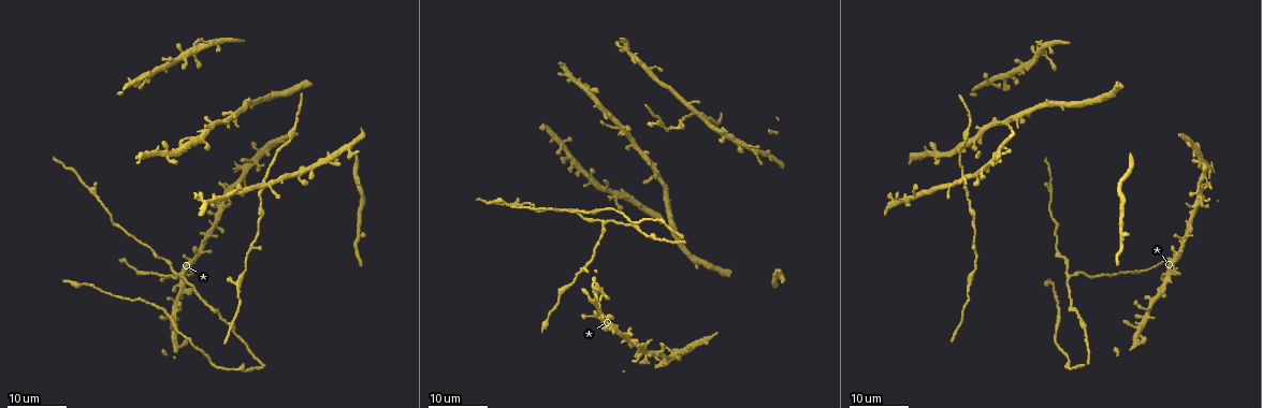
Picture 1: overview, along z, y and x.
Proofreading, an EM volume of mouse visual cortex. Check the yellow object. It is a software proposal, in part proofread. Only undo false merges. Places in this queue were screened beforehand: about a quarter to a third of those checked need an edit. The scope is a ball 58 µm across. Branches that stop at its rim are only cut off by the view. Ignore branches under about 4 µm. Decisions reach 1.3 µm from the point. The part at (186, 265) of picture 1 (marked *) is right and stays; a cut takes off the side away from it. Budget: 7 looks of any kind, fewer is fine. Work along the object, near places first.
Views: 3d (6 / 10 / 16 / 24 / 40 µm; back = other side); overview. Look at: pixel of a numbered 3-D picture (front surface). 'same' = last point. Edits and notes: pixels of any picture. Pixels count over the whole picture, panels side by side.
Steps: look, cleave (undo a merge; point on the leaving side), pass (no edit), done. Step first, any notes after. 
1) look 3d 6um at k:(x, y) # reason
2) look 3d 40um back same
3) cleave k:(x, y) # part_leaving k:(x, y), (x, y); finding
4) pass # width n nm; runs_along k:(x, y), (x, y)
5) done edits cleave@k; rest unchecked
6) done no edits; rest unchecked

look 3d 24um at 1:(267, 176) # two arms in line, one across

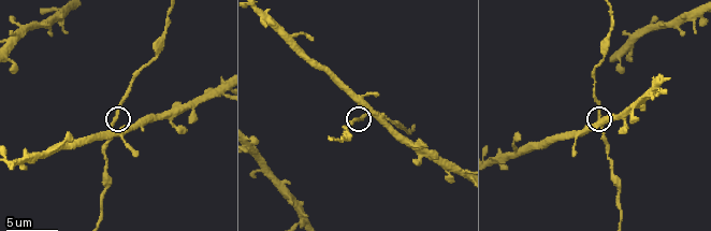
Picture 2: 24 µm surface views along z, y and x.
look 3d 10um at 2:(114, 118) # closer look

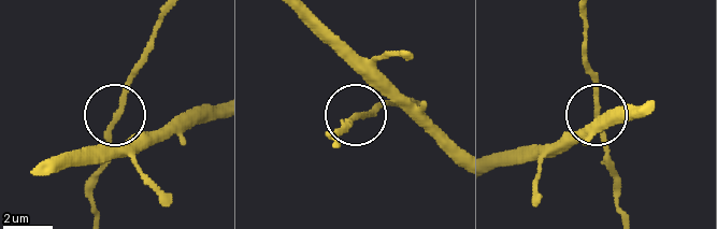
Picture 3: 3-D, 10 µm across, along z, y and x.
pass # arms 3; runs_along 3:(622, 213), (602, 152), (597, 90), (584, 48); all the same neuron

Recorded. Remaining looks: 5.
look 3d 16um at 1:(242, 282) # three arms meet

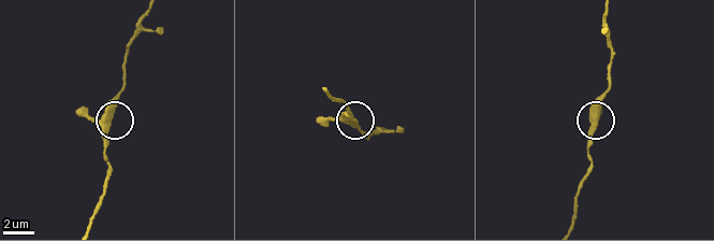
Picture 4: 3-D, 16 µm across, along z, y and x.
look 3d 10um at 4:(347, 121)

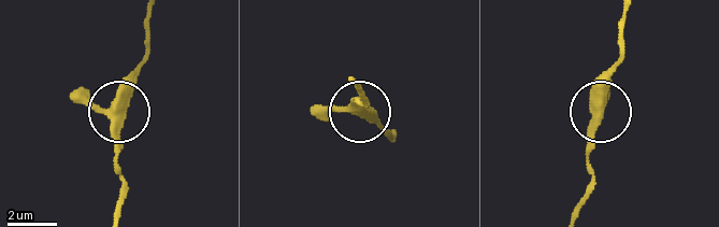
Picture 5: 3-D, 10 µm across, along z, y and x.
pass # arms 3; continuous, no second neuron

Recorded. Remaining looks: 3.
look 3d 24um at 1:(1049, 188) # three arms meet

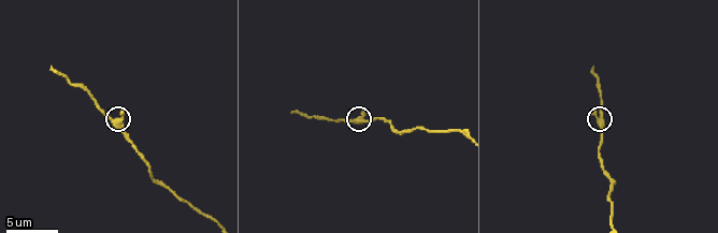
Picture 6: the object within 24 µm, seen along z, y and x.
look 3d 10um at 6:(358, 118)

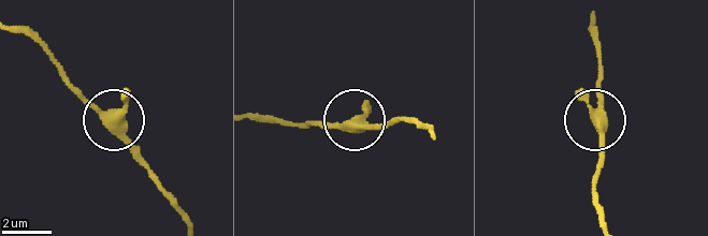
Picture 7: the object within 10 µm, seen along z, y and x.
pass # arms 3; runs_along 7:(188, 221), (134, 142), (57, 70); all the same neuron

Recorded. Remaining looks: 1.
done no edits; rest unchecked

